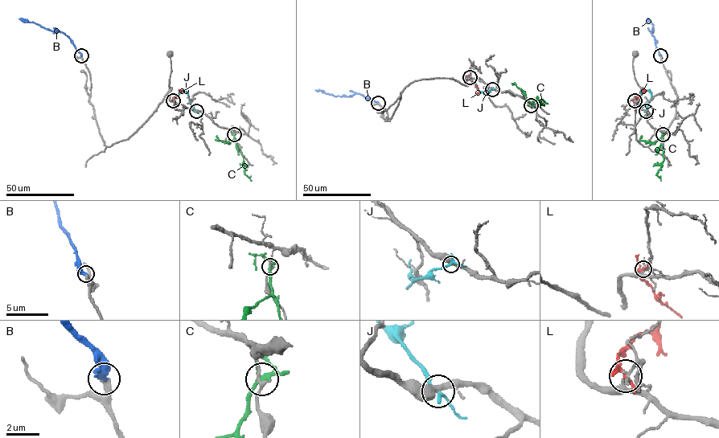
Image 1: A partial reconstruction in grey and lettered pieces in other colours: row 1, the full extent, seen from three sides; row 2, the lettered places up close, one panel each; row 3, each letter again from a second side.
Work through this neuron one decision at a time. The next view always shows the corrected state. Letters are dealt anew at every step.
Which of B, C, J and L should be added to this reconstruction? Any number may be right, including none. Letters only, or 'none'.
B

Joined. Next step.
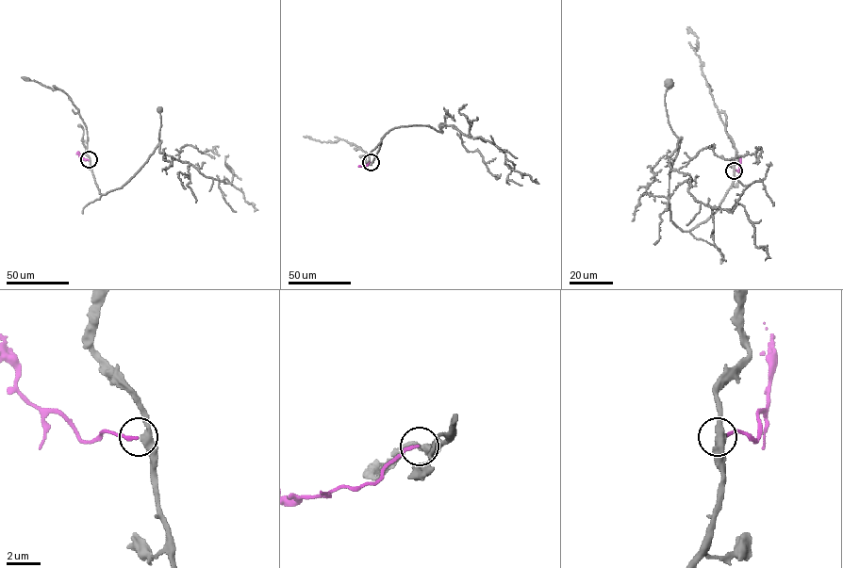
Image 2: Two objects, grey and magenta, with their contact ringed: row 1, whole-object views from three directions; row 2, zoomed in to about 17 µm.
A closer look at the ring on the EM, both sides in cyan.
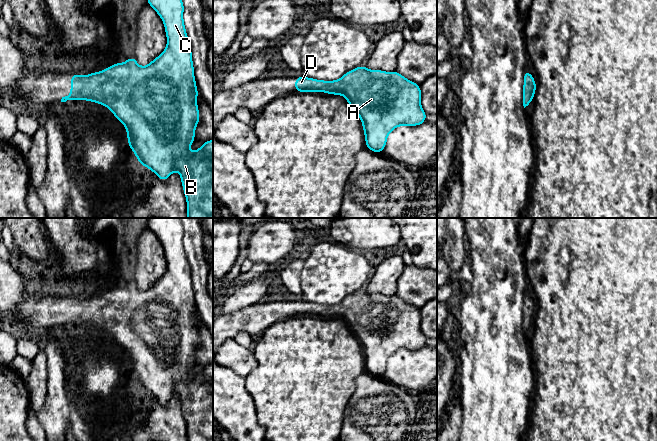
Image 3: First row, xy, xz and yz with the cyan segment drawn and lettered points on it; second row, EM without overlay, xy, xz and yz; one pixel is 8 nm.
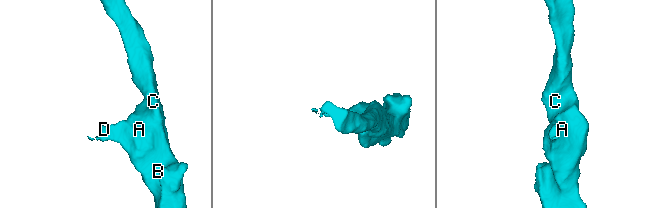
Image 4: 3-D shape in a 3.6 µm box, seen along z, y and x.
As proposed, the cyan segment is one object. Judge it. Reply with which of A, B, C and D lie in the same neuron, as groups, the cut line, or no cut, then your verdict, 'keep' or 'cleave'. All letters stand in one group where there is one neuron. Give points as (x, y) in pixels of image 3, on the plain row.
A B C D | no cut | keep

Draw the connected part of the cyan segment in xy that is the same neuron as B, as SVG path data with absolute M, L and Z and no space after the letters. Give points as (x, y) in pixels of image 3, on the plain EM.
M147 218L147 226L157 238L161 241L165 257L167 261L167 269L165 274L156 282L154 282L147 290L141 291L137 288L135 280L128 282L124 287L115 287L107 291L105 294L95 297L90 297L88 299L77 299L71 298L71 314L70 319L62 321L61 326L66 326L67 324L88 324L89 326L99 327L107 332L114 338L116 343L121 346L127 355L128 369L134 376L136 382L142 390L149 392L154 396L161 405L166 405L169 400L176 394L181 400L182 412L187 426L187 441L213 441L213 364L207 364L203 369L197 373L194 377L189 375L189 370L195 364L195 353L197 348L200 346L199 333L197 330L198 313L196 310L196 303L194 301L194 290L192 285L192 274L190 271L190 265L186 257L184 250L184 227L181 223L180 218Z

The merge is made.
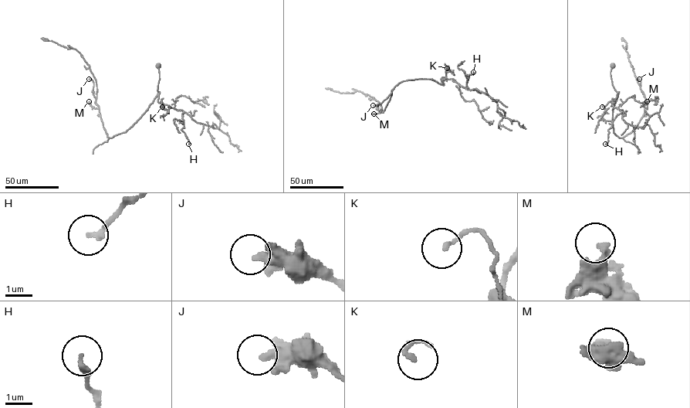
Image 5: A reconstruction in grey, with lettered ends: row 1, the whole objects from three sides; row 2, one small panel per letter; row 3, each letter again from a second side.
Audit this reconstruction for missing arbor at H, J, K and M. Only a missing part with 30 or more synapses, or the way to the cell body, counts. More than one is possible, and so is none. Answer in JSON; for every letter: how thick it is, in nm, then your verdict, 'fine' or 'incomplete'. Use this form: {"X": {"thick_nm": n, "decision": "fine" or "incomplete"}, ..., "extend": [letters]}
{"H": {"thick_nm": 200, "decision": "fine"}, "J": {"thick_nm": 280, "decision": "fine"}, "K": {"thick_nm": 170, "decision": "fine"}, "M": {"thick_nm": 280, "decision": "fine"}, "extend": []}

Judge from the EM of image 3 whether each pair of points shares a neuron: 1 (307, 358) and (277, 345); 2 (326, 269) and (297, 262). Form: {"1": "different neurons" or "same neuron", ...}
{"1": "same neuron", "2": "different neurons"}

